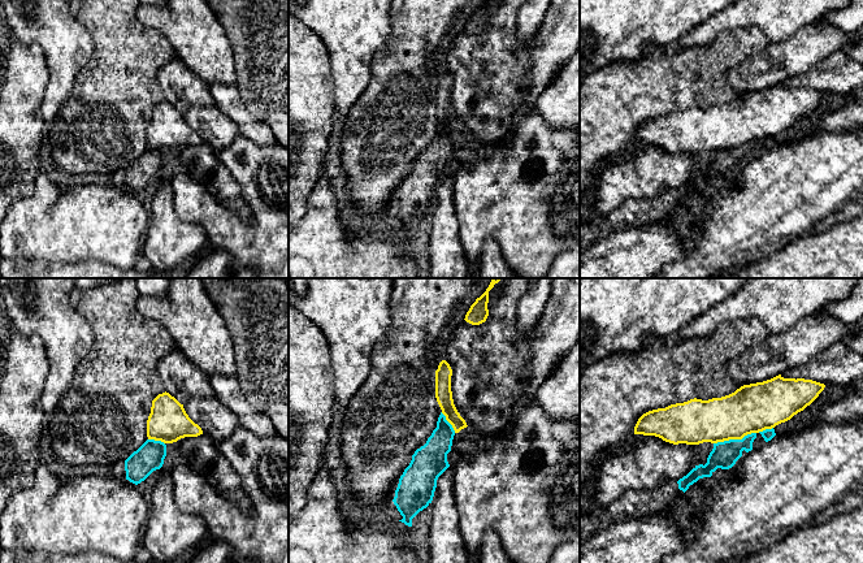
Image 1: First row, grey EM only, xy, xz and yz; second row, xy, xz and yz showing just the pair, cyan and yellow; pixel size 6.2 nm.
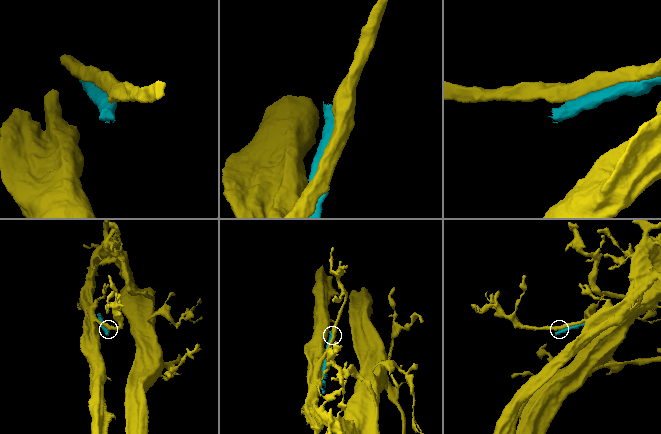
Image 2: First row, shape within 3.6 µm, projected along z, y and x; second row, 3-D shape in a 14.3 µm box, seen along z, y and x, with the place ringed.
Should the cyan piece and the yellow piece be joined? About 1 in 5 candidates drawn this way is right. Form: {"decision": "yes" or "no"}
{"decision": "no"}

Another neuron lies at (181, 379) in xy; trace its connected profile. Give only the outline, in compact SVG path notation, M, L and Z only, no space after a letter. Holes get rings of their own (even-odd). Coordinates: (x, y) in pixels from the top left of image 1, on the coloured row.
M178 348L157 363L157 373L166 393L181 404L195 397L216 397L209 376L192 364Z

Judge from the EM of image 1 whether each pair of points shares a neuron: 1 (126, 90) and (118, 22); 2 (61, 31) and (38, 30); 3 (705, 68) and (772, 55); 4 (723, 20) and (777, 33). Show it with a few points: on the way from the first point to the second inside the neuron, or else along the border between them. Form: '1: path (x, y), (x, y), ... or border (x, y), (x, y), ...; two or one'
1: path (124, 73), (124, 48), (120, 39); one
2: path (56, 30), (43, 30); one
3: border (770, 43), (727, 73), (725, 81), (731, 87); two
4: path (736, 18), (764, 20); one

